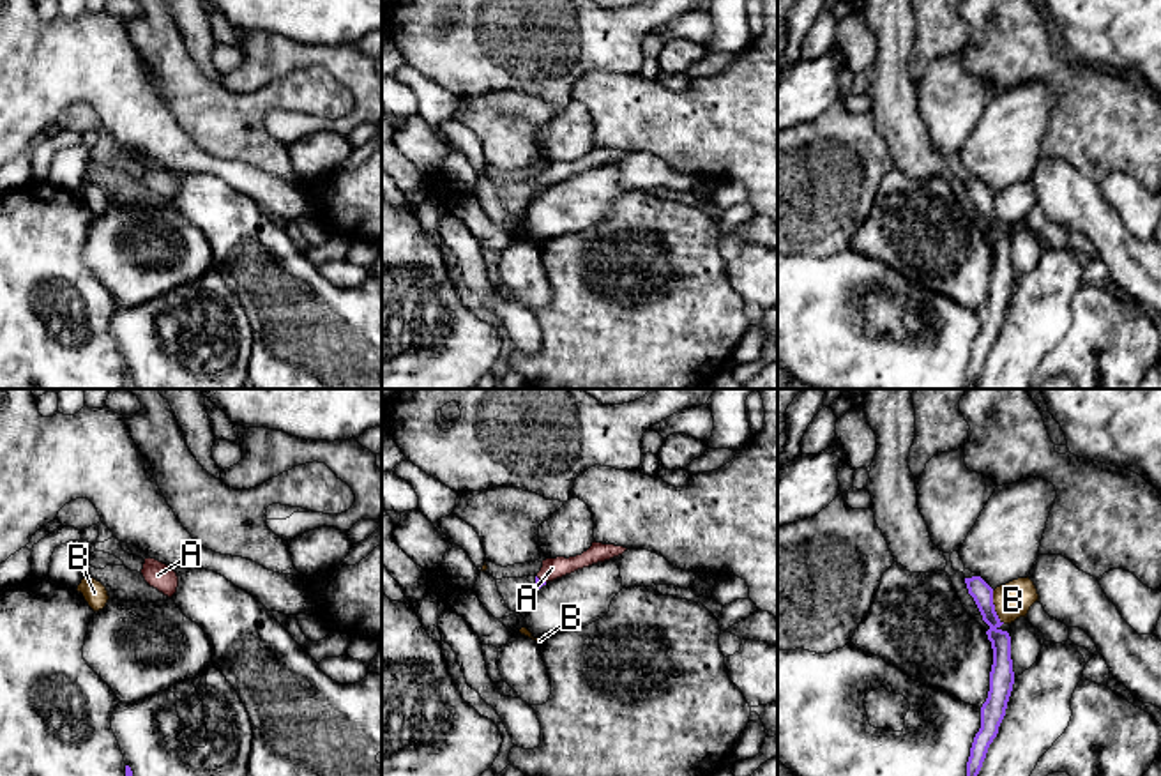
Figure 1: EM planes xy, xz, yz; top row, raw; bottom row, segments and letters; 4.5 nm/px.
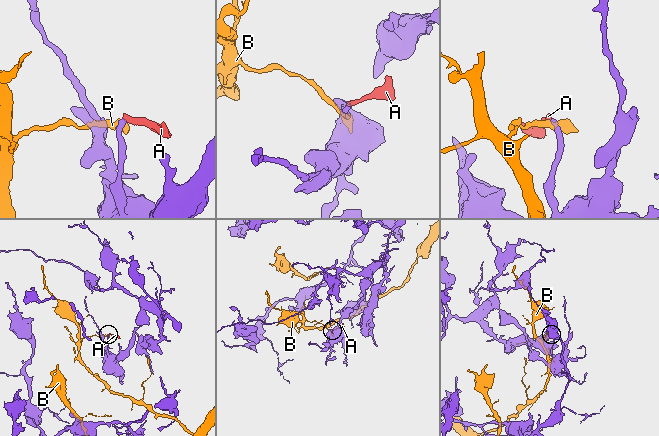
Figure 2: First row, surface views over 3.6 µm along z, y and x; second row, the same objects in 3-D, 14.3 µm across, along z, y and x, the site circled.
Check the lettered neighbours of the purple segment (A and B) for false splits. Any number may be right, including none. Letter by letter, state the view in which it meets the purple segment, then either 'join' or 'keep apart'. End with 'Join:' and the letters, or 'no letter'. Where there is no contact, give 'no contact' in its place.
A: meets purple in xz; join
B: meets purple in yz; keep apart
Join: A

